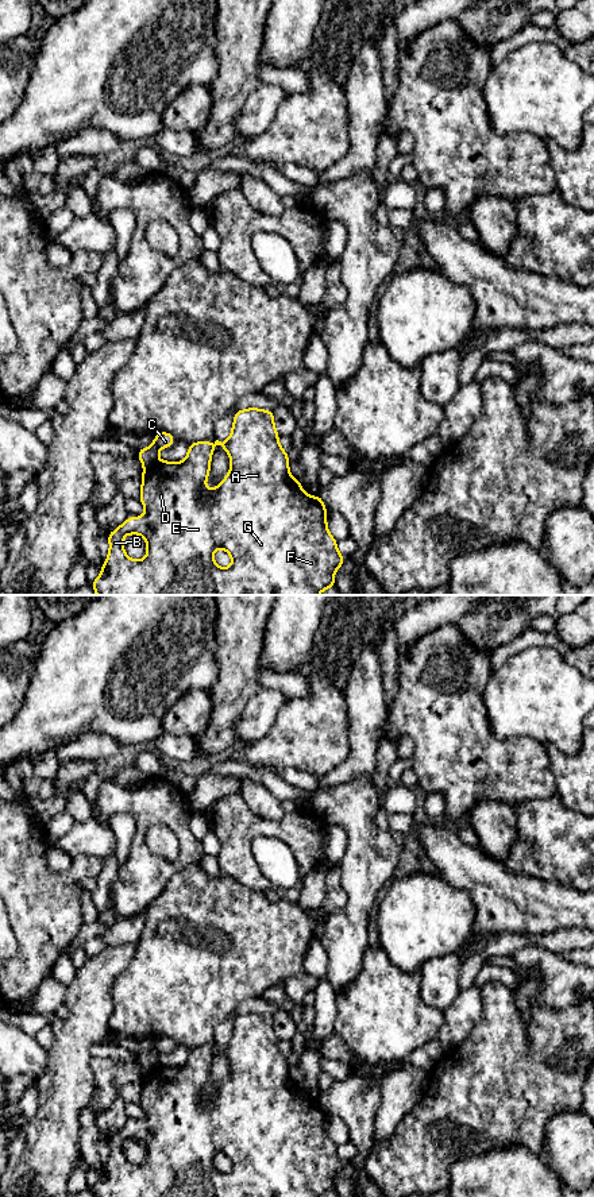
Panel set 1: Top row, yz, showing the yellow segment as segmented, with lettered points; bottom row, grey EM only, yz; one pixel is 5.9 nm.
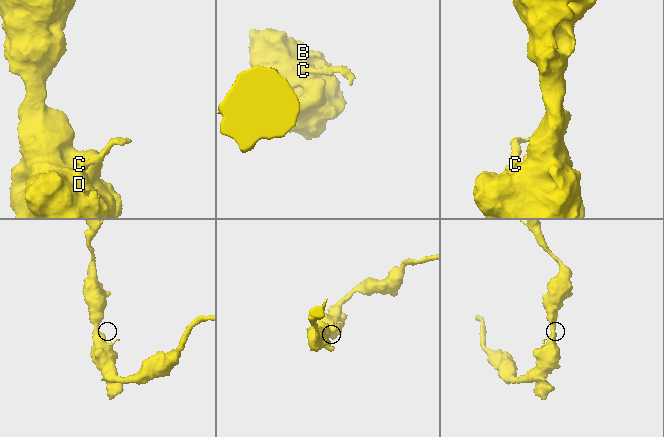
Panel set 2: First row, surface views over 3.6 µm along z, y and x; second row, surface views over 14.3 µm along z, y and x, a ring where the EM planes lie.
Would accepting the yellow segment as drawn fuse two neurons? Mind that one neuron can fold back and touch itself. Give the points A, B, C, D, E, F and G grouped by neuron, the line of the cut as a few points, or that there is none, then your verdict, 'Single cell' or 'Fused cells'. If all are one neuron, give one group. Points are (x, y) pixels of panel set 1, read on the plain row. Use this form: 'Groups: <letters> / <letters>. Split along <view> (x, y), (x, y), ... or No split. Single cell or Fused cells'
Groups: A B C D E F G. No split. Single cell

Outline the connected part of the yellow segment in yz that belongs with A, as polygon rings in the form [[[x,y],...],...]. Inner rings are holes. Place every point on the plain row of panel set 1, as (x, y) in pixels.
[[[248,1012],[246,1015],[236,1015],[235,1016],[231,1040],[228,1042],[227,1046],[221,1047],[221,1046],[216,1045],[213,1049],[209,1047],[209,1046],[200,1046],[200,1047],[189,1049],[188,1061],[181,1067],[162,1066],[162,1065],[158,1063],[158,1055],[162,1054],[162,1053],[167,1053],[167,1051],[173,1050],[176,1043],[169,1036],[161,1036],[161,1038],[155,1039],[154,1047],[148,1053],[142,1053],[140,1055],[136,1057],[136,1059],[139,1061],[139,1063],[140,1063],[140,1066],[142,1066],[142,1069],[144,1071],[143,1080],[142,1080],[142,1093],[140,1093],[140,1103],[139,1104],[143,1108],[143,1111],[146,1113],[146,1117],[142,1121],[138,1121],[138,1123],[130,1121],[116,1135],[108,1138],[109,1158],[108,1158],[107,1166],[101,1170],[100,1181],[90,1188],[93,1194],[96,1197],[321,1197],[325,1193],[331,1193],[332,1194],[333,1190],[335,1190],[335,1181],[333,1181],[333,1178],[335,1178],[336,1174],[339,1174],[342,1171],[342,1169],[344,1167],[346,1162],[343,1162],[339,1158],[338,1151],[336,1151],[338,1146],[328,1136],[328,1132],[327,1132],[327,1116],[328,1115],[325,1113],[325,1111],[323,1108],[323,1103],[321,1101],[312,1101],[312,1100],[304,1097],[302,1092],[301,1092],[301,1086],[294,1084],[289,1078],[289,1066],[290,1065],[288,1062],[288,1057],[285,1057],[282,1054],[282,1051],[279,1050],[278,1042],[279,1042],[279,1039],[277,1038],[277,1034],[274,1031],[274,1019],[273,1019],[273,1016],[271,1015],[261,1015],[261,1013],[256,1013],[256,1012]],[[216,1050],[221,1050],[227,1055],[227,1058],[230,1059],[230,1062],[231,1062],[231,1074],[225,1080],[223,1086],[216,1093],[205,1093],[204,1089],[205,1089],[205,1086],[208,1084],[208,1080],[209,1080],[212,1057],[213,1057],[213,1053]],[[140,1138],[143,1139],[144,1146],[147,1148],[147,1161],[143,1165],[132,1165],[124,1157],[123,1142],[126,1139],[140,1139]],[[216,1152],[221,1152],[221,1154],[224,1154],[225,1157],[228,1157],[231,1159],[232,1169],[231,1169],[230,1173],[220,1173],[220,1171],[216,1170],[216,1167],[213,1166],[213,1157],[215,1157]]]

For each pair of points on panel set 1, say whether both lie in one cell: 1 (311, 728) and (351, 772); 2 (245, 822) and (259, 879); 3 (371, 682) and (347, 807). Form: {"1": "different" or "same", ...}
{"1": "different", "2": "same", "3": "different"}

